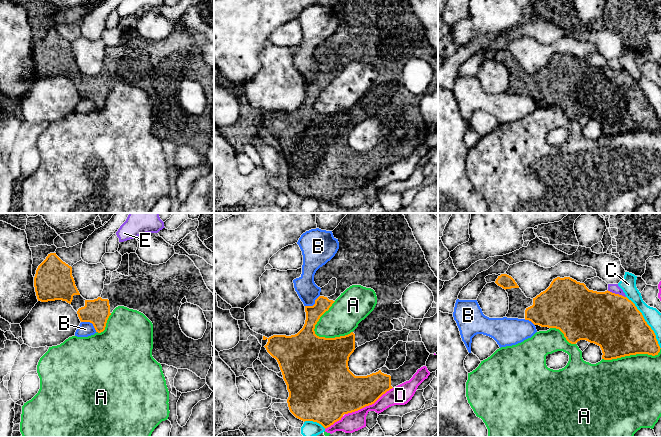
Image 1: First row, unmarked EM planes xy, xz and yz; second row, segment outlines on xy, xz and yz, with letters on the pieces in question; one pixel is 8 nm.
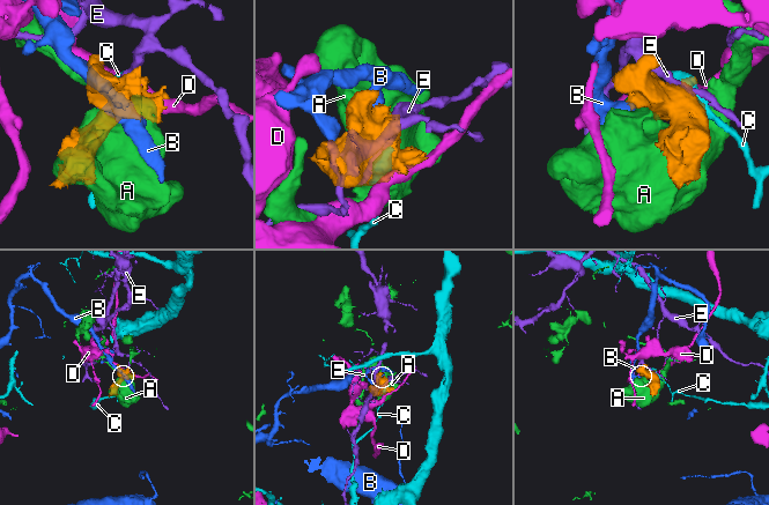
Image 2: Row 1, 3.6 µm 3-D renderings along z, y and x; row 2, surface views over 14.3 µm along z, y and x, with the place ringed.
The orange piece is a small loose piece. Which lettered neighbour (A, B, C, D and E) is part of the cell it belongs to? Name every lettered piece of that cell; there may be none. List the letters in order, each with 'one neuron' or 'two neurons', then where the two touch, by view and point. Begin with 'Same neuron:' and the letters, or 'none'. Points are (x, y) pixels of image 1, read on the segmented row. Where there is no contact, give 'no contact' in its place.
Same neuron: none
A: two neurons; contact xz (319, 318)
B: two neurons; contact xy (91, 322)
C: two neurons; contact yz (646, 322)
D: two neurons; contact xz (368, 405)
E: two neurons; contact yz (616, 294)

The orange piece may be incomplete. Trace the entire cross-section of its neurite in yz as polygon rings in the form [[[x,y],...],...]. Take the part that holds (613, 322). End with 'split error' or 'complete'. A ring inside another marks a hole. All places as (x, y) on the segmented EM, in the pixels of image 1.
[[[507,274],[498,276],[495,283],[508,293],[509,310],[505,317],[525,319],[534,325],[559,329],[571,344],[580,340],[594,343],[601,348],[604,360],[636,354],[655,356],[660,352],[654,331],[627,297],[608,290],[589,290],[584,283],[570,277],[553,279],[550,286],[533,299],[527,298],[515,280]]] | split error

